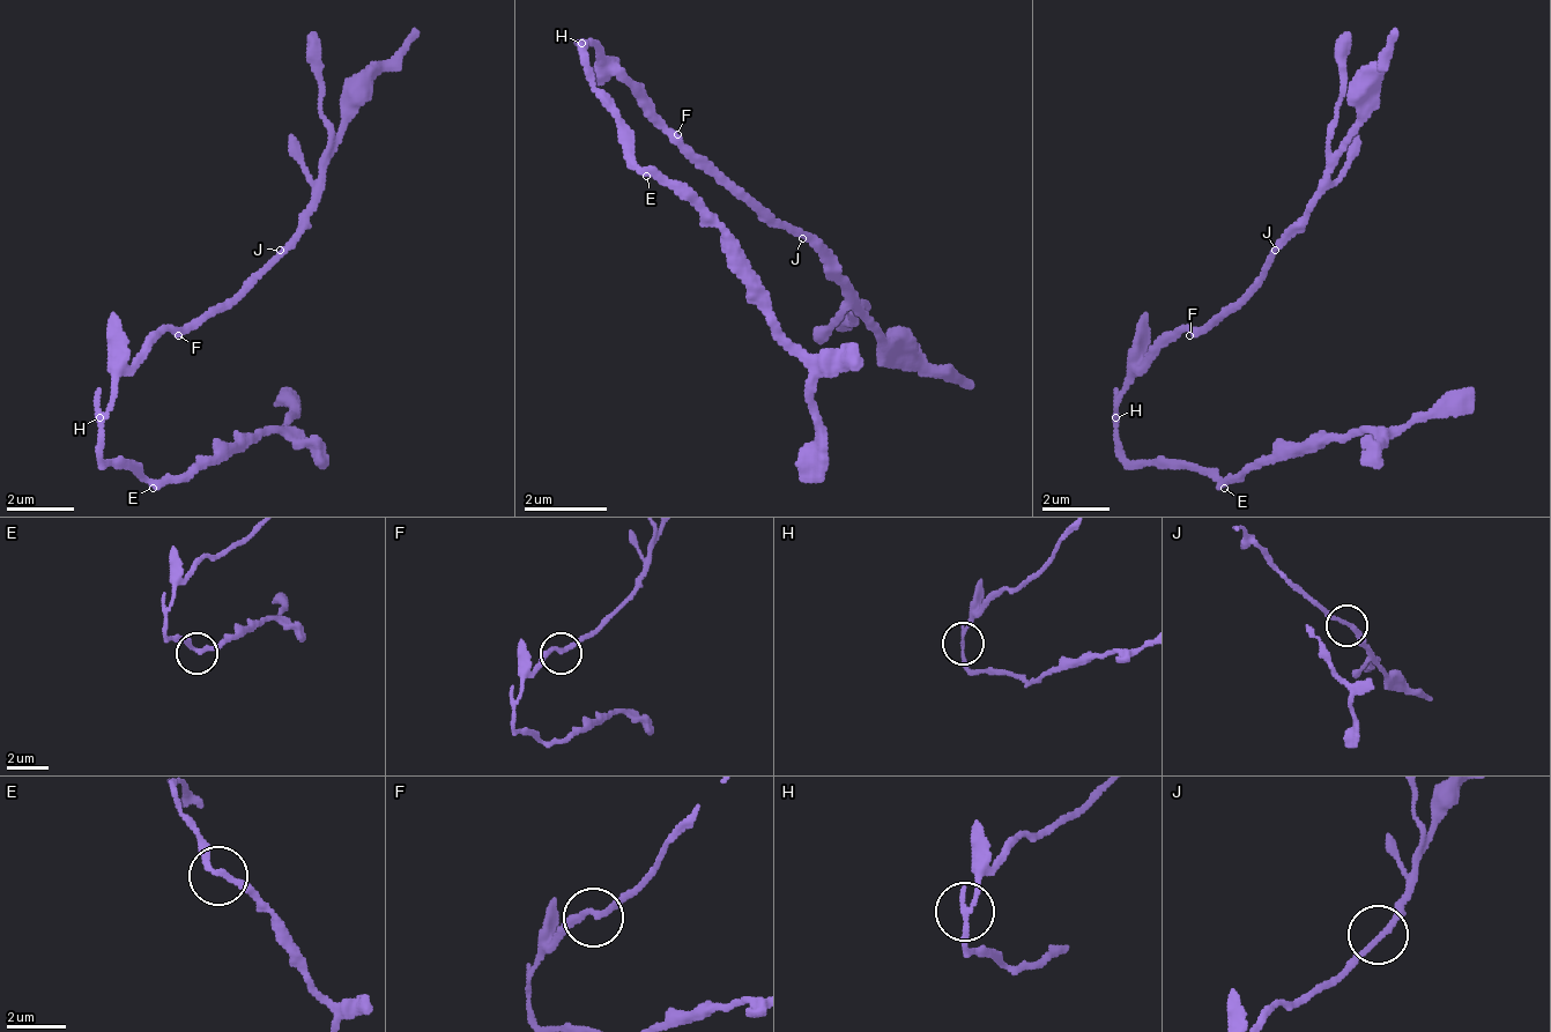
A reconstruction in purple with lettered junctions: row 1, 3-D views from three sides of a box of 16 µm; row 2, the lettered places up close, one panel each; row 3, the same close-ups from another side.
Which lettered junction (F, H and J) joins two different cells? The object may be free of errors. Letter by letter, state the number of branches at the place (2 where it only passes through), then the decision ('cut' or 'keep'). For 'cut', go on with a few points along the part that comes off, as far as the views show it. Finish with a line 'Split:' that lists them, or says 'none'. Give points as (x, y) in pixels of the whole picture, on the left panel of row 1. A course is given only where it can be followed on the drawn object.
F: branches 2; keep
H: branches 2; cut; course (102, 420), (102, 462), (178, 479), (212, 453), (288, 428), (280, 386)
J: branches 2; keep
Split: H

